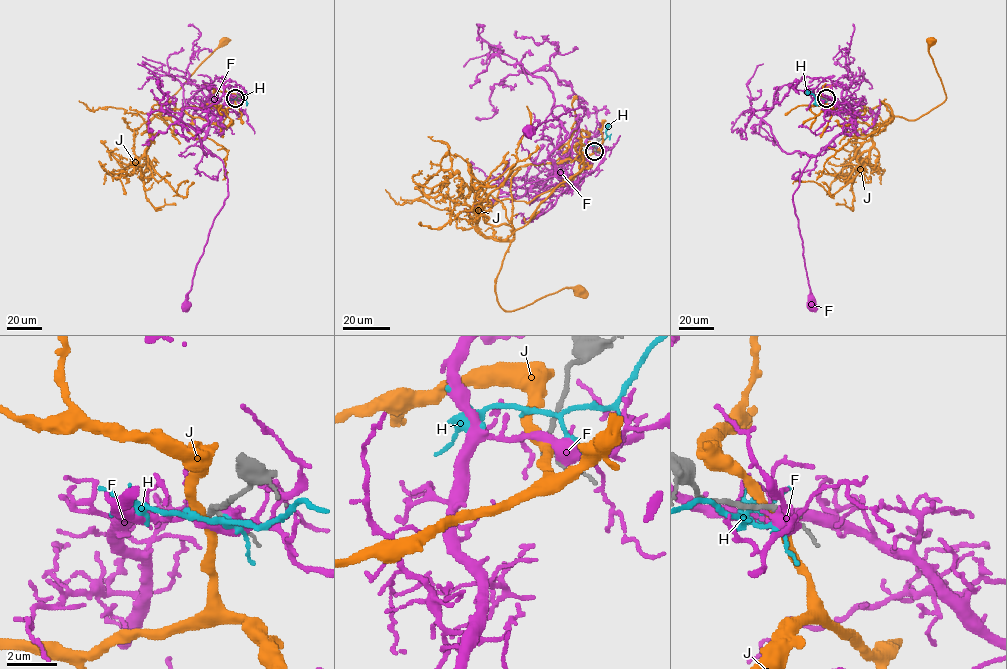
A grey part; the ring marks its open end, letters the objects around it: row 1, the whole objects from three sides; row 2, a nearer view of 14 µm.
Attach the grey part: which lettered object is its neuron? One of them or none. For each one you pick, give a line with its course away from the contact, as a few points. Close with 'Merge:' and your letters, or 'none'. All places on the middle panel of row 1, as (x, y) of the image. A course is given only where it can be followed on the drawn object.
Merge: none

